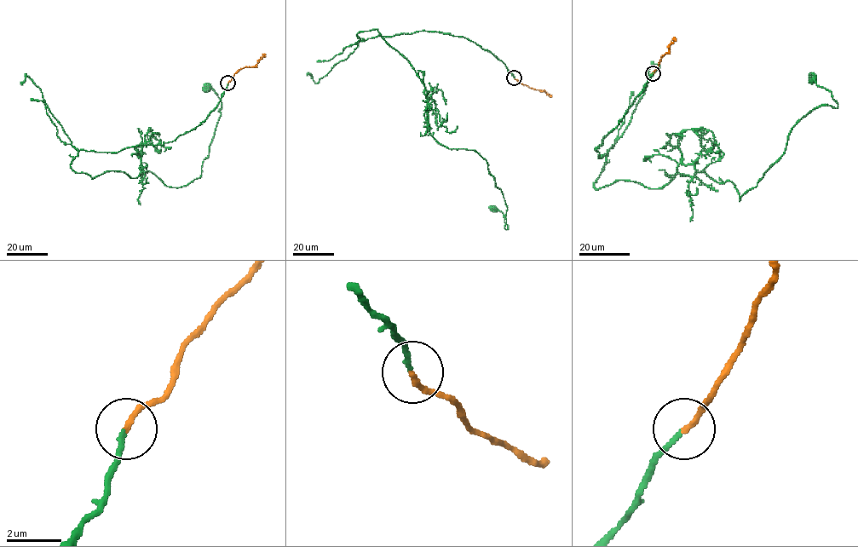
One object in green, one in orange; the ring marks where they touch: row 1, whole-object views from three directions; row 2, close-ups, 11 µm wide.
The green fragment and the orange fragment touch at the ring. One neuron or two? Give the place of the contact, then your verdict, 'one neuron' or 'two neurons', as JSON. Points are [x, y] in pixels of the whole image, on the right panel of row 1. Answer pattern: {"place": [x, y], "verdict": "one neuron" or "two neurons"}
{"place": [653, 73], "verdict": "one neuron"}

